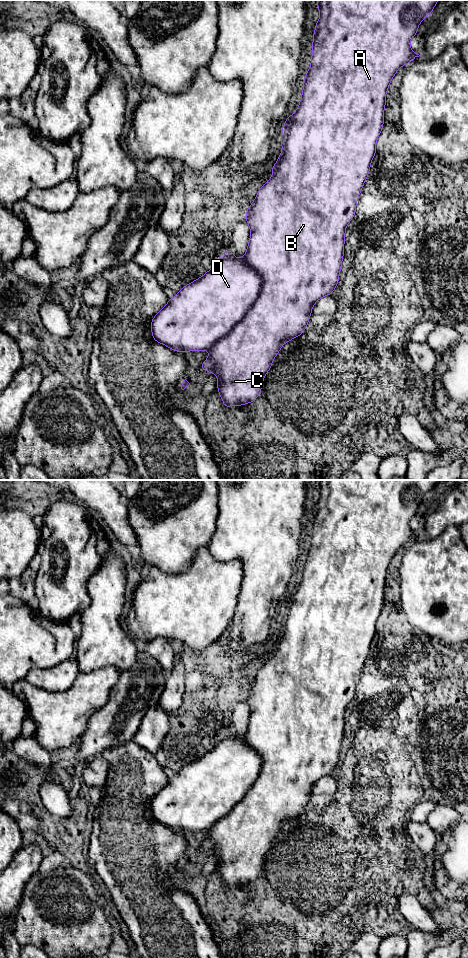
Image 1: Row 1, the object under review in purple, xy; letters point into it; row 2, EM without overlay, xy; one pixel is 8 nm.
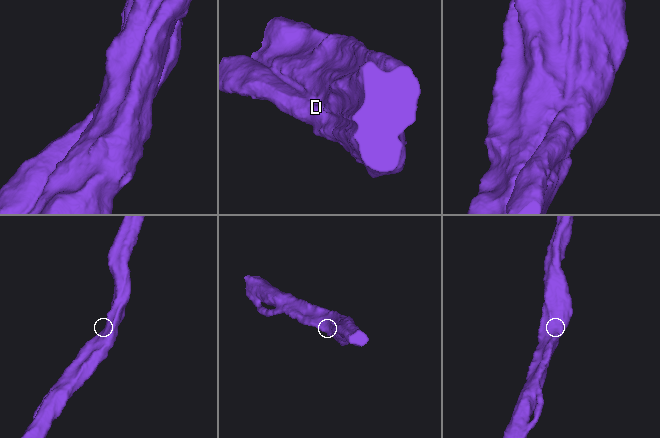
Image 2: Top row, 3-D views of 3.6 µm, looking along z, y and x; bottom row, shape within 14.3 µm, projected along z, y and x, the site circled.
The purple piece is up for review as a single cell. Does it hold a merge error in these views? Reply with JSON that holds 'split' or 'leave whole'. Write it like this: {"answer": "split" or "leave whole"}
{"answer": "leave whole"}

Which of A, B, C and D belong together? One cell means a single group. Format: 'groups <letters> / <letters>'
groups A B C D

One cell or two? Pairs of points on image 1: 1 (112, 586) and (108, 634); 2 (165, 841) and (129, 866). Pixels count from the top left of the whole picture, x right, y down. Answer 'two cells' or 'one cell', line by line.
1: one cell
2: one cell

